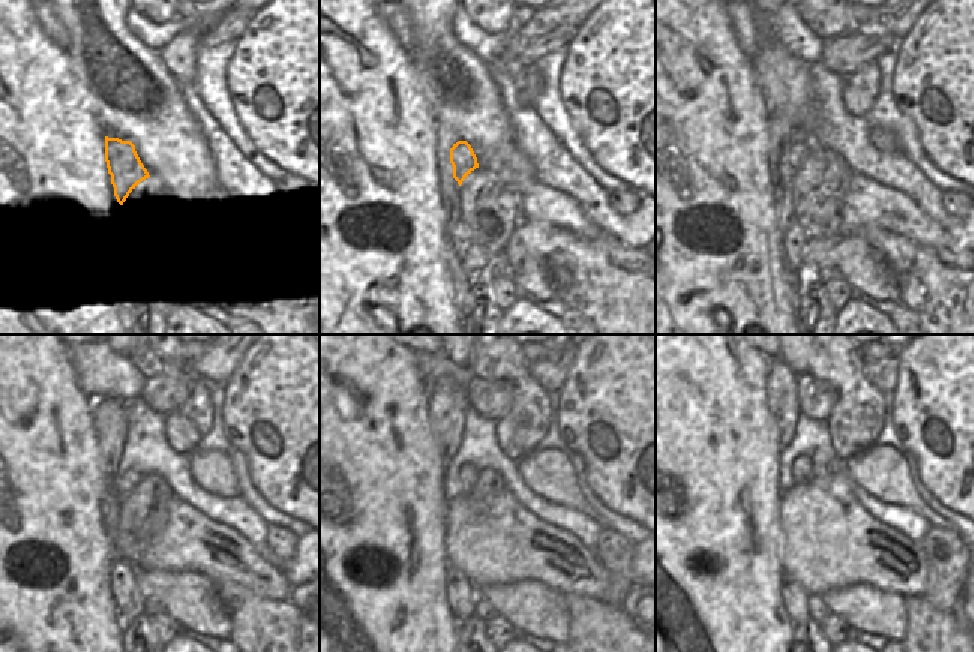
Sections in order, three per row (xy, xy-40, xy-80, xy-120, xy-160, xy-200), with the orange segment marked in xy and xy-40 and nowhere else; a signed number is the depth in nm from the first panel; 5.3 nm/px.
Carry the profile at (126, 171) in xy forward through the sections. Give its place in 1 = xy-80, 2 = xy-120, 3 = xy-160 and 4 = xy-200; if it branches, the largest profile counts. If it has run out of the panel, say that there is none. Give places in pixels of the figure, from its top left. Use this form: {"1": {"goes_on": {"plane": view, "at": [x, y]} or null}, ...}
{"1": {"goes_on": {"plane": "xy-80", "at": [797, 152]}}, "2": {"goes_on": {"plane": "xy-120", "at": [131, 478]}}, "3": {"goes_on": {"plane": "xy-160", "at": [467, 474]}}, "4": {"goes_on": {"plane": "xy-200", "at": [803, 465]}}}

